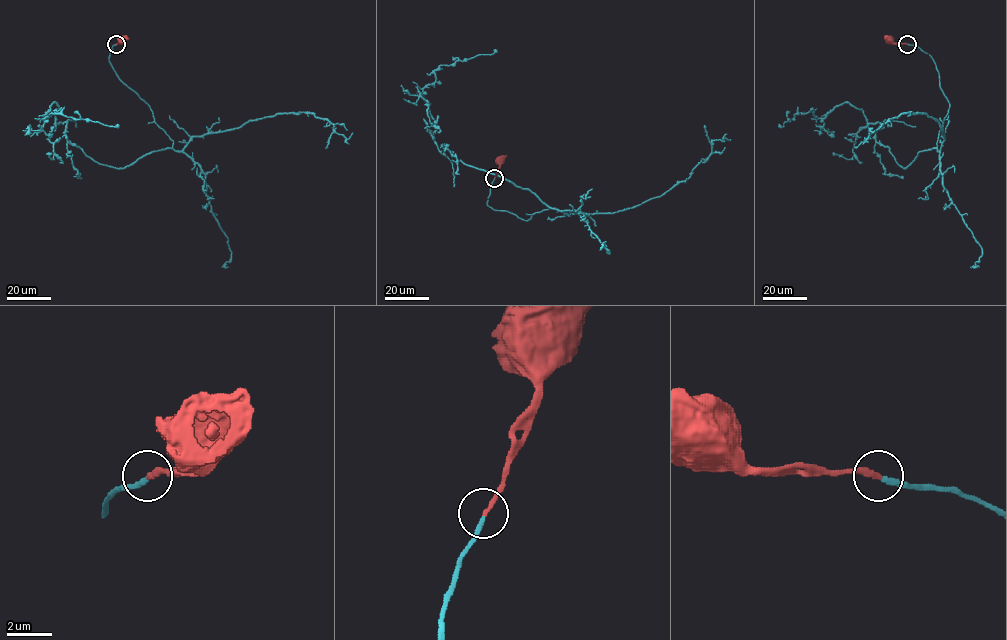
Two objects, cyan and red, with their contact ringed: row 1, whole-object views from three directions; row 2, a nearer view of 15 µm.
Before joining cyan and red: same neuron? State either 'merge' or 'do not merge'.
merge

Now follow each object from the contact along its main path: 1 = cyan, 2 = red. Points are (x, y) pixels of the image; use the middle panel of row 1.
1: (494, 178), (493, 209), (526, 220), (551, 208), (443, 146), (443, 154), (423, 89), (441, 65), (495, 49)
2: (494, 177), (500, 159)

